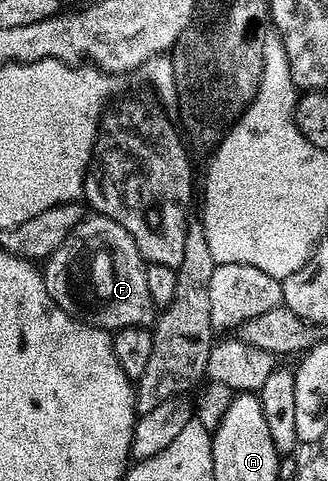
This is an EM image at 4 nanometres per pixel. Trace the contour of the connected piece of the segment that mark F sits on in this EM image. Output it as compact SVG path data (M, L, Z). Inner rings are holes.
M91 213L83 217L76 228L56 248L56 252L45 259L44 277L46 287L61 310L73 311L77 317L102 330L123 330L129 326L153 327L156 321L156 307L148 293L146 280L147 263L143 262L136 248L136 240L116 220L103 214ZM82 254L90 254L90 286L82 275Z

